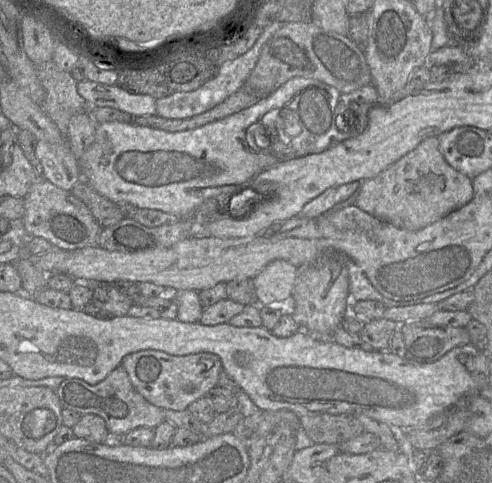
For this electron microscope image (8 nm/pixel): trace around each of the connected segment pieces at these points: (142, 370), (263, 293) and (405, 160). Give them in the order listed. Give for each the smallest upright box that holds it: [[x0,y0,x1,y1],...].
[[121,350,223,411],[252,260,298,305],[354,137,473,231]]

